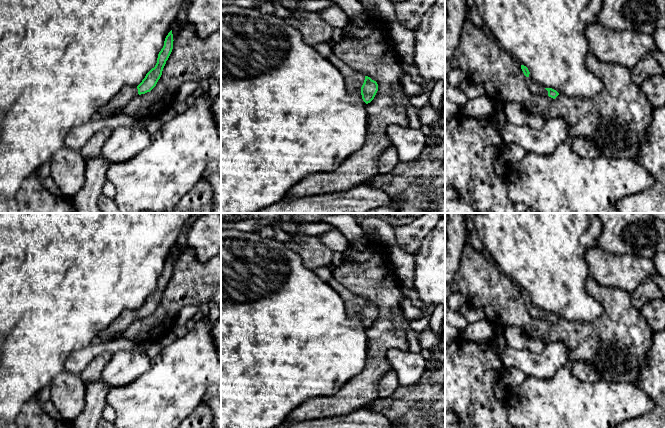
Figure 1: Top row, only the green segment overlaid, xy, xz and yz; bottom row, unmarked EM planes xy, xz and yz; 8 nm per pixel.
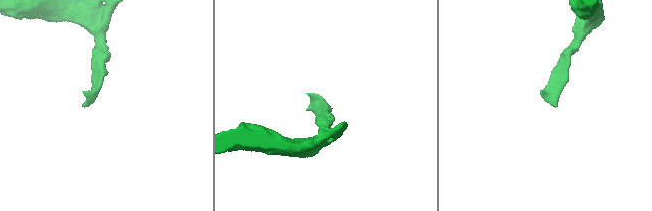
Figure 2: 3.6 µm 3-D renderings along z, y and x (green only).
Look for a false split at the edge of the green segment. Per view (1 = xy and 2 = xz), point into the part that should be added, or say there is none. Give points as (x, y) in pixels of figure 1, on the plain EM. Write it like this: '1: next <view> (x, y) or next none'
1: next xy (127, 317)
2: next xz (354, 303)

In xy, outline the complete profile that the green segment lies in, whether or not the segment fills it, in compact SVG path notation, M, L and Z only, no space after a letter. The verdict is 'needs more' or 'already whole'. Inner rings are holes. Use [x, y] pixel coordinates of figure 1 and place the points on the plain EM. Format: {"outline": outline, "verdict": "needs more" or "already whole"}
{"outline": "M172 254L165 262L164 270L158 278L157 287L137 310L124 310L101 334L99 334L96 340L101 342L107 342L124 332L134 321L138 318L145 318L150 316L157 308L162 299L163 292L168 284L173 273L173 258Z", "verdict": "needs more"}

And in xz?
{"outline": "M331 278L327 283L341 296L348 315L353 316L360 313L362 323L366 328L374 323L378 315L376 305L359 295L353 294L334 278Z", "verdict": "needs more"}

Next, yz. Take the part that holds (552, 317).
{"outline": "M527 301L526 308L533 319L549 320L555 323L559 317L552 312L545 312L542 309L534 306L531 302Z", "verdict": "needs more"}

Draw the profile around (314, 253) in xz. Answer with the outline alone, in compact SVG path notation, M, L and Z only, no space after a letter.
M291 234L291 237L292 240L286 242L287 246L301 256L308 268L333 266L334 252L322 242L319 236Z

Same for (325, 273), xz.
M321 266L314 270L319 278L322 279L324 282L328 282L331 278L333 278L334 266Z

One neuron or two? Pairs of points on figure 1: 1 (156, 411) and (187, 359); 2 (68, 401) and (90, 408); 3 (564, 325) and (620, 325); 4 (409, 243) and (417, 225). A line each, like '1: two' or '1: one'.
1: one
2: two
3: one
4: one

